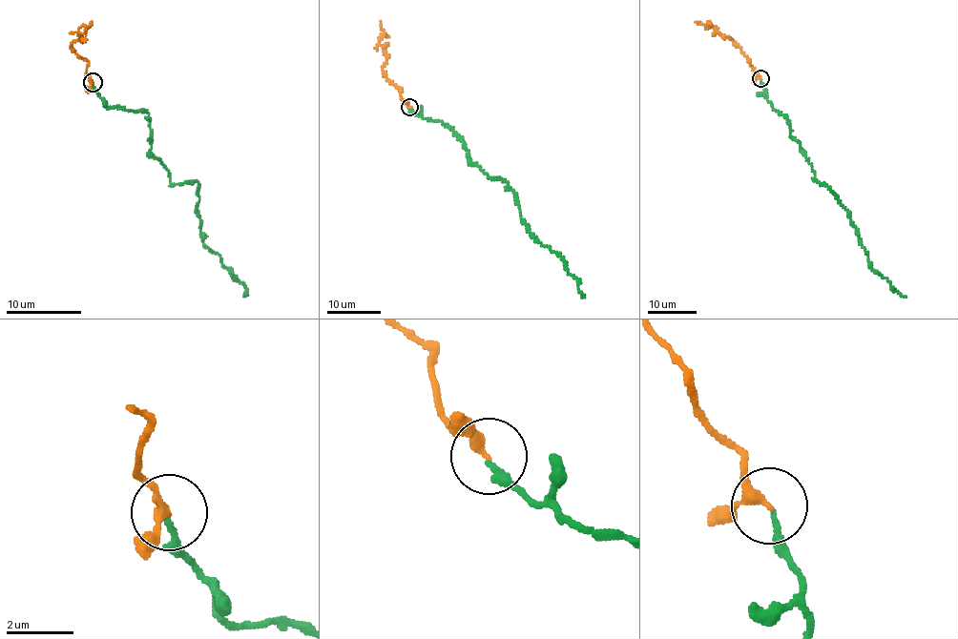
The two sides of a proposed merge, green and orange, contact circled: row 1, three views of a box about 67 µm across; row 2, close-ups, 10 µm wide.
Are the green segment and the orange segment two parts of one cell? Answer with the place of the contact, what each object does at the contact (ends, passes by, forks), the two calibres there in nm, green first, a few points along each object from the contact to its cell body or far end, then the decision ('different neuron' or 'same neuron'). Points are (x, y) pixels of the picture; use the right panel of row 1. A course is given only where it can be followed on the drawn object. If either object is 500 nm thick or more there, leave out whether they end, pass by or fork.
place (760, 78); green ends; orange passes by; calibres 140 and 240 nm; course green (761, 79), (813, 178), (846, 210), (870, 266), (905, 296); course orange (760, 78), (735, 43), (724, 37), (708, 23), (699, 25), (696, 21); same neuron

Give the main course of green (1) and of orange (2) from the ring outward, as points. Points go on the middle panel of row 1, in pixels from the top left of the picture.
1: (410, 108), (442, 121), (460, 136), (468, 159), (503, 178), (530, 235), (564, 261), (583, 297)
2: (409, 106), (402, 98), (401, 91), (384, 72), (386, 57), (380, 44), (380, 22)

